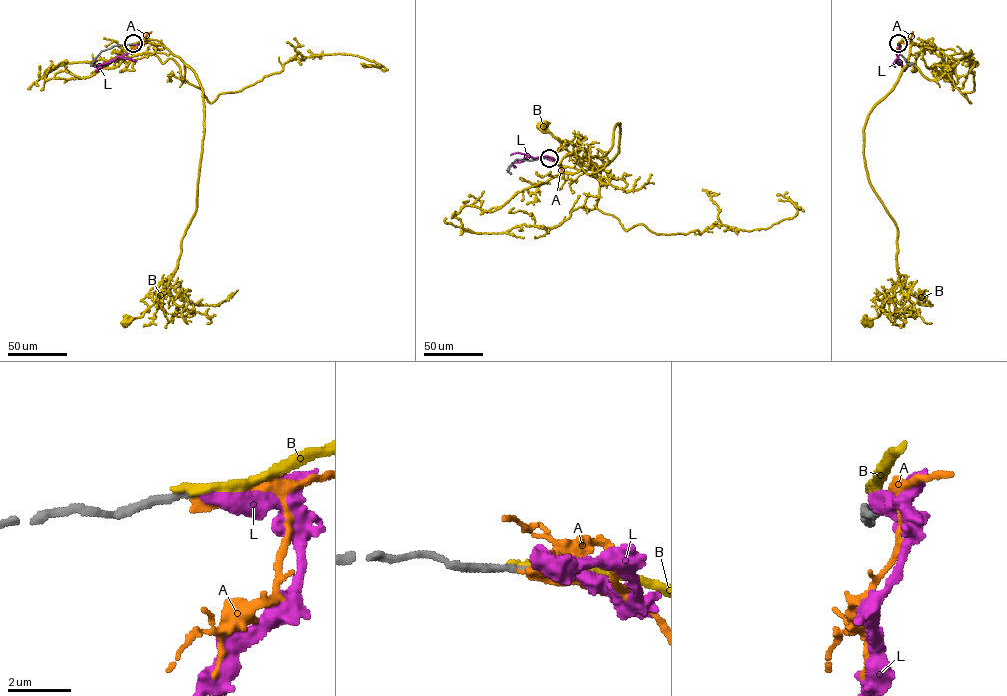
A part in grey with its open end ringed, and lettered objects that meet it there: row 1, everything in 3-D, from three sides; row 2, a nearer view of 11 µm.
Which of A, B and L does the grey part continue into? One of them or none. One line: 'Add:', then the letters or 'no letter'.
Add: L

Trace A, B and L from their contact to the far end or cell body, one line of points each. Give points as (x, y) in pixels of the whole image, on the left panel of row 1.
A: (132, 43), (145, 43), (145, 35), (151, 31)
B: (132, 43), (160, 41), (195, 74), (204, 138), (196, 210), (177, 269), (160, 283), (154, 303), (126, 323)
L: (133, 43), (137, 47), (132, 51), (117, 56), (97, 70), (99, 64)

